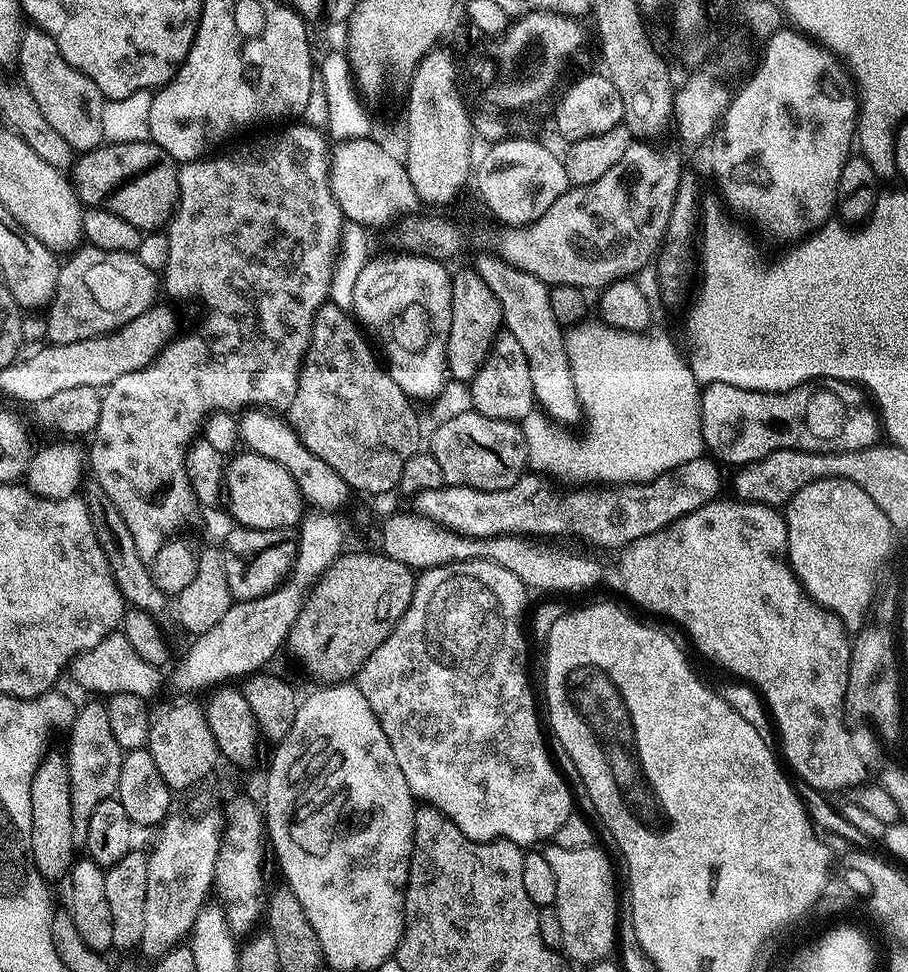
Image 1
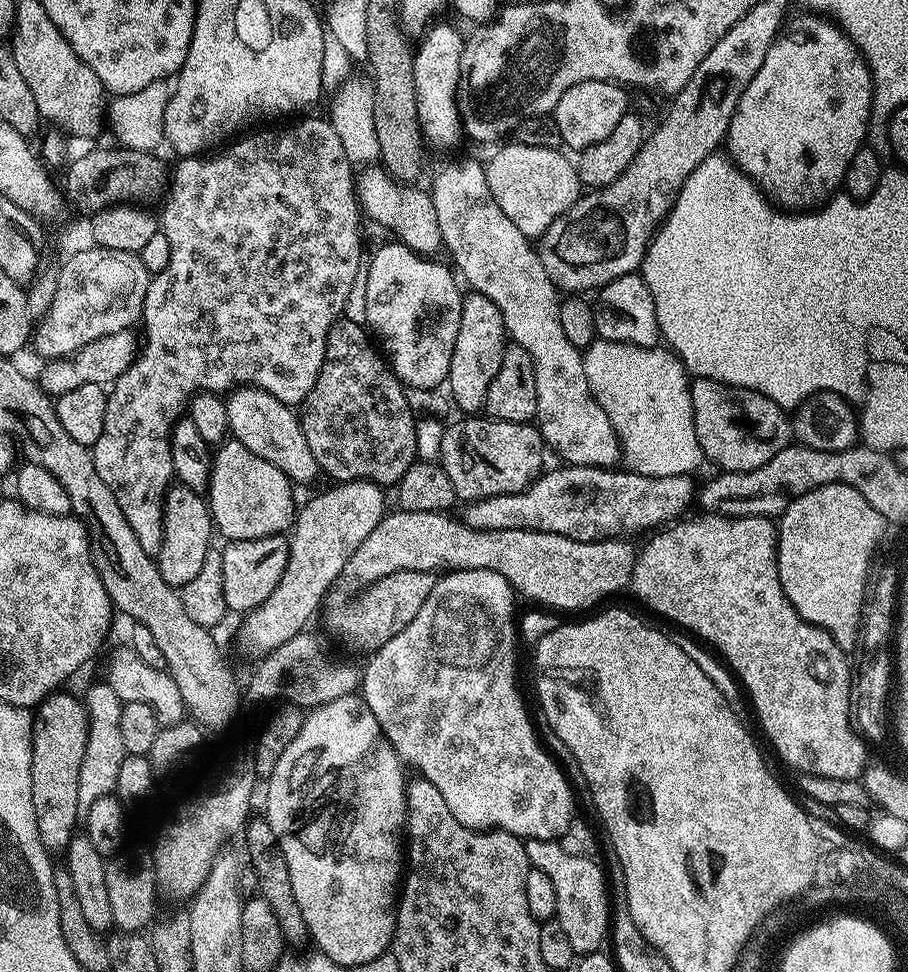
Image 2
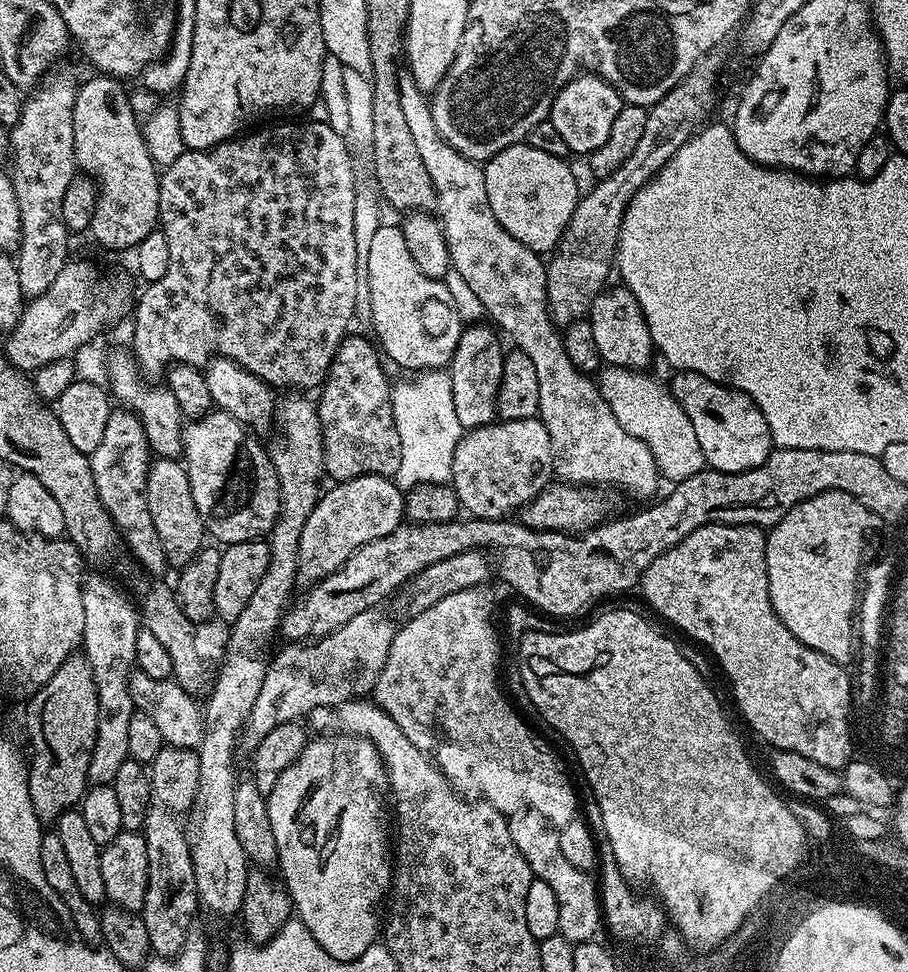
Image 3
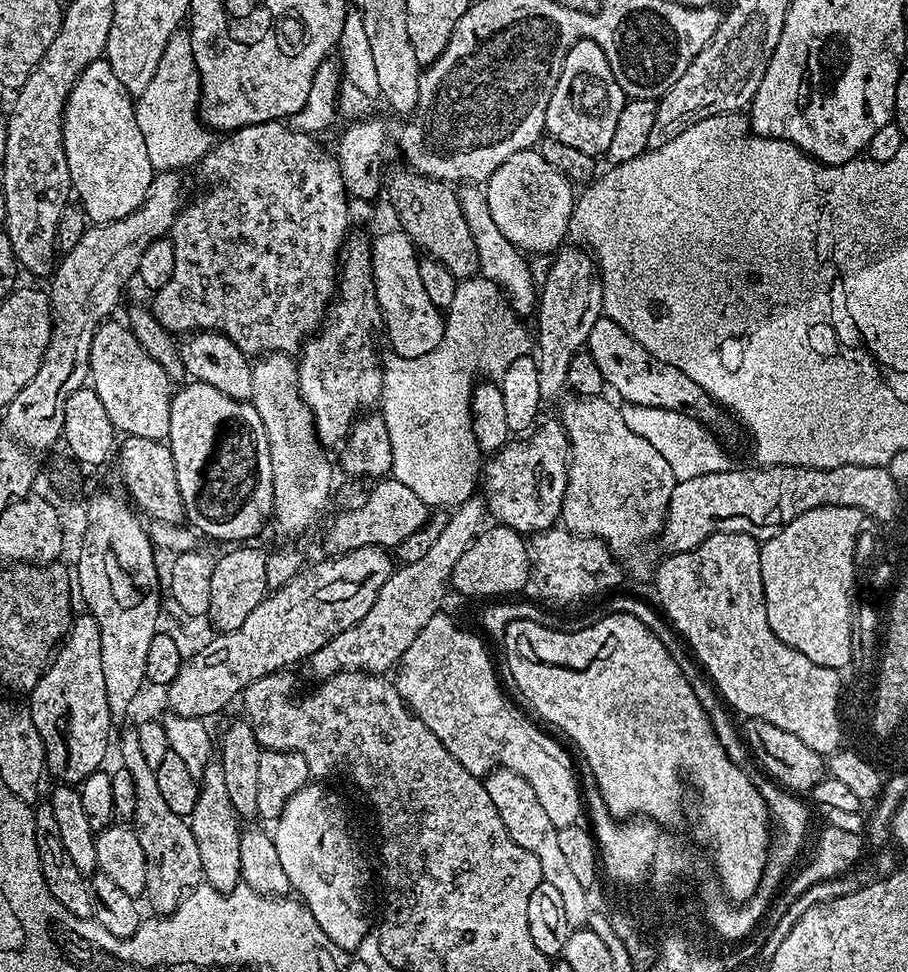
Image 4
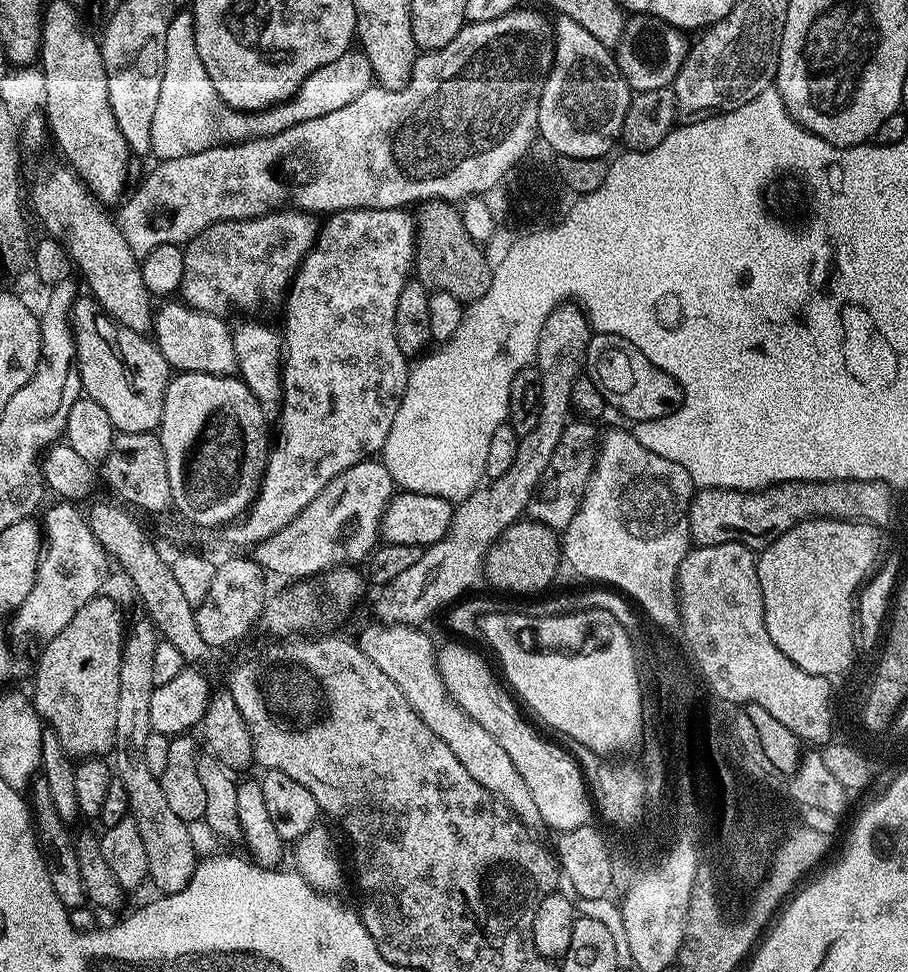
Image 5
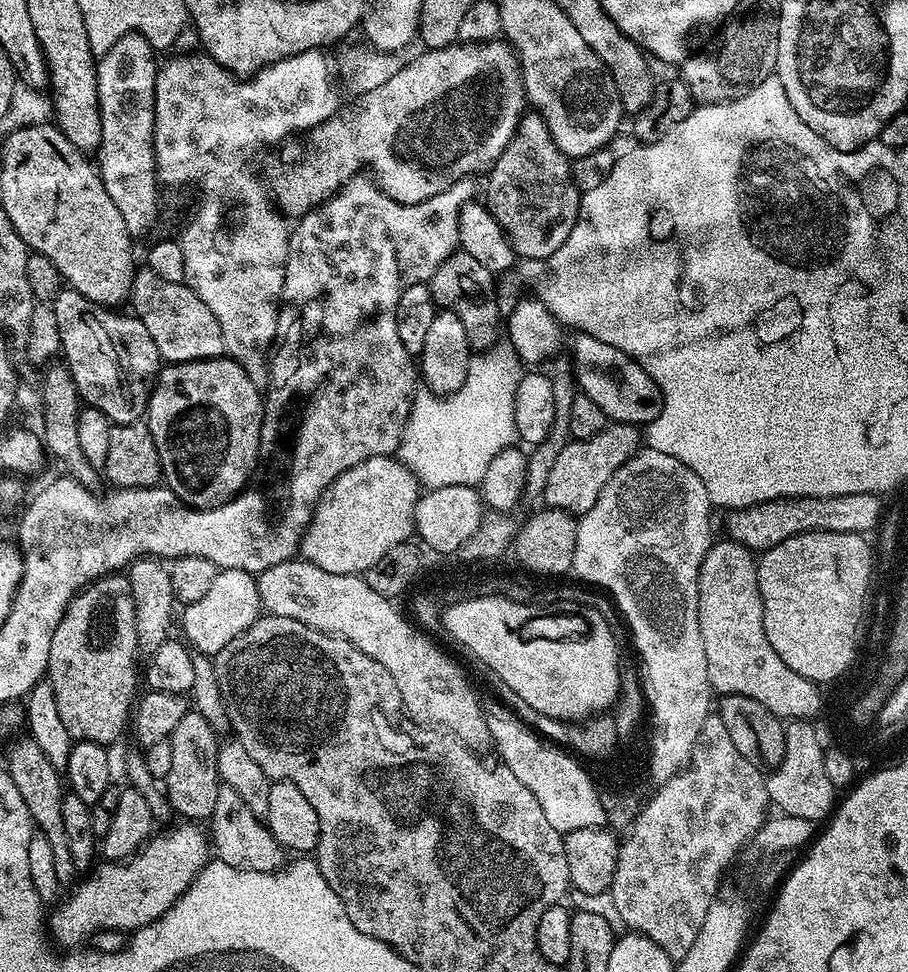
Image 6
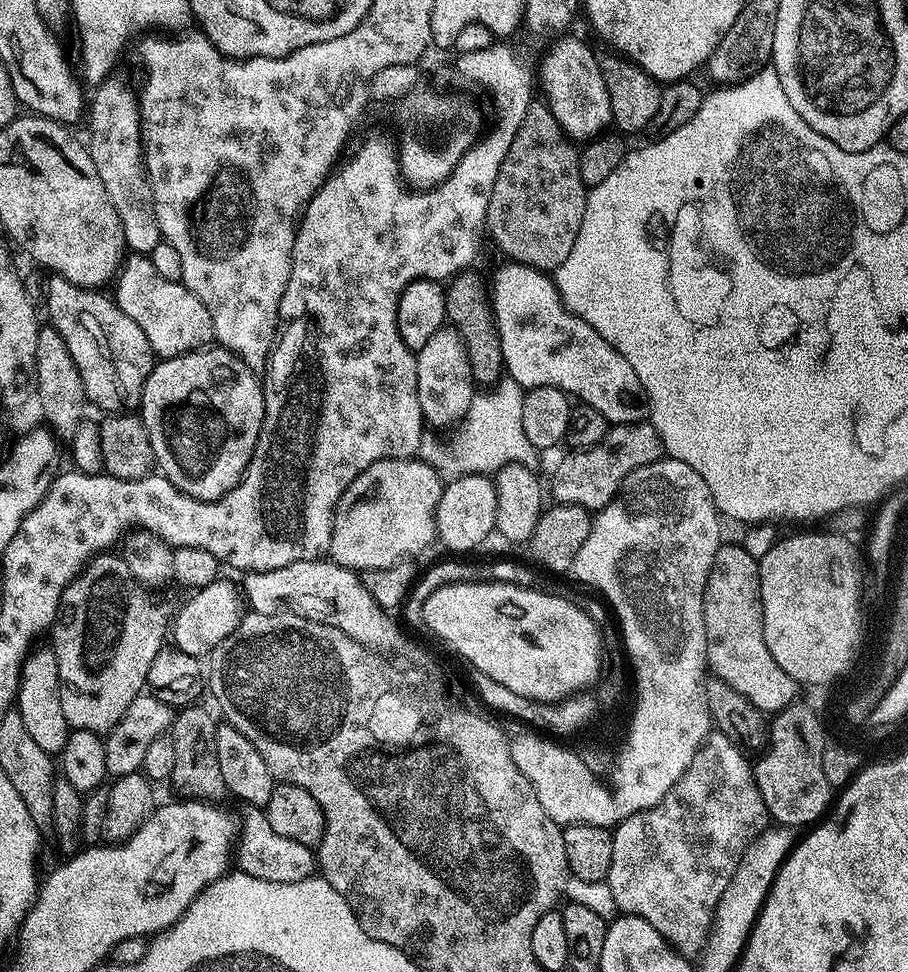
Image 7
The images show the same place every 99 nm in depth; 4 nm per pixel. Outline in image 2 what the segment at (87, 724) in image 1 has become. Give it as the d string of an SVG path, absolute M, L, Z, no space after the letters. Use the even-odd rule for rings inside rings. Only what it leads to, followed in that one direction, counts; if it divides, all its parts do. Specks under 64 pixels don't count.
M107 682L92 684L82 692L84 709L88 711L88 733L86 734L86 754L82 754L82 766L78 770L78 810L81 814L88 812L98 798L113 795L118 782L118 769L125 758L122 746L122 729L119 719L125 703L114 694Z

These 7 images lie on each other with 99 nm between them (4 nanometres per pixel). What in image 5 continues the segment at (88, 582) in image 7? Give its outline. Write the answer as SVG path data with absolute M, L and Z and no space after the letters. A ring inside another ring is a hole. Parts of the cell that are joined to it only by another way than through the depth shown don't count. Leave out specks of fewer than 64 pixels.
M98 594L90 602L86 602L86 606L82 606L82 610L78 610L78 614L74 614L74 618L70 618L70 622L66 627L58 633L54 639L47 641L43 645L44 648L40 652L40 661L36 664L36 685L33 686L31 692L31 701L36 706L40 719L47 725L51 731L56 733L58 742L62 742L62 750L66 750L69 756L73 758L104 758L115 749L116 739L114 738L114 725L116 716L118 715L118 674L120 673L120 659L122 658L122 650L124 649L124 638L126 635L126 620L124 624L124 616L120 613L120 608L105 594Z

